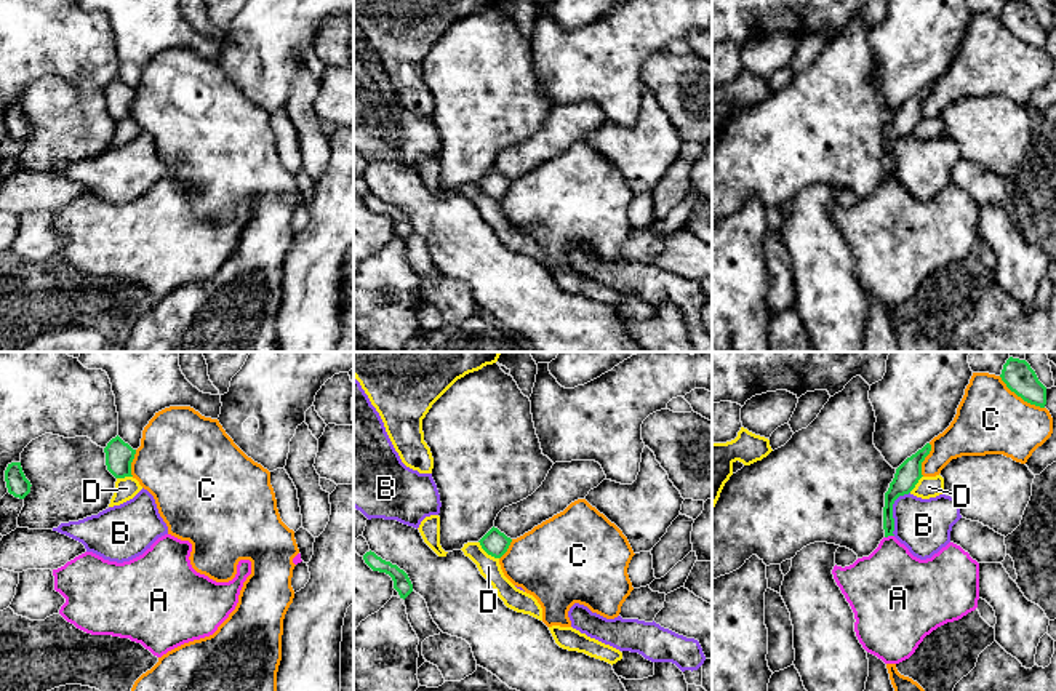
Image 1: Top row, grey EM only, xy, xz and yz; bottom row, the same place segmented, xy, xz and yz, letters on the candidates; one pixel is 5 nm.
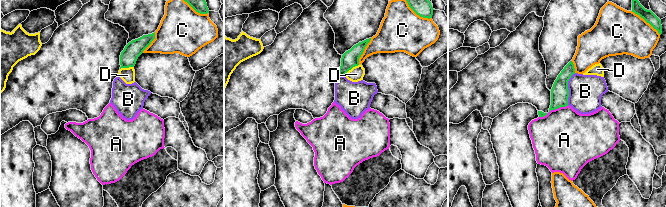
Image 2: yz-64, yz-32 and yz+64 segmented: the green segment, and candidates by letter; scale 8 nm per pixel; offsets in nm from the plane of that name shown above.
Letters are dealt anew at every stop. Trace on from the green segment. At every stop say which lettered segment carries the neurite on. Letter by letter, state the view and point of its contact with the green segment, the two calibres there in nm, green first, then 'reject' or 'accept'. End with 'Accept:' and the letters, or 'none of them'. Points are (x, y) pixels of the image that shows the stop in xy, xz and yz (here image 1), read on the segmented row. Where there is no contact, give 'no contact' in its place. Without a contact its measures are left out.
A: meets green in yz at (888, 535); 90 nm thick on the green side, 360 nm on the other; reject
B: meets green in yz at (892, 511); 120 nm thick on the green side, 280 nm on the other; reject
C: meets green in yz at (1021, 397); 160 nm thick on the green side, 360 nm on the other; reject
D: meets green in xz at (487, 552); 130 nm thick on the green side, 110 nm on the other; reject
Accept: none of them

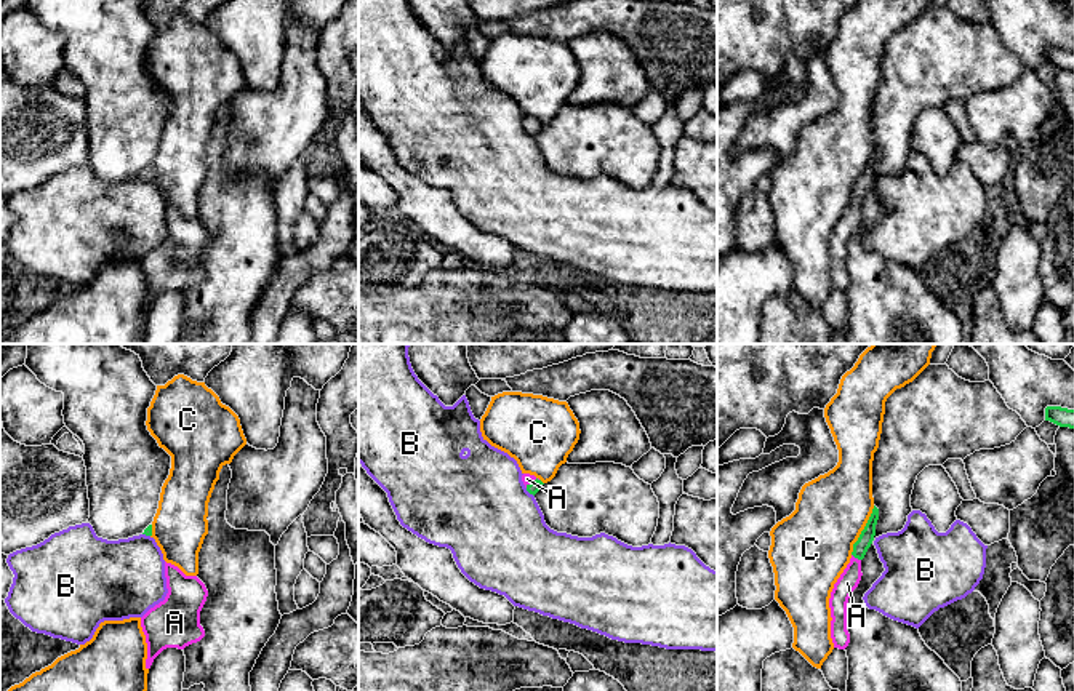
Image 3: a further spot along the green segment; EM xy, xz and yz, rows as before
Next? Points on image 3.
A: meets green in yz at (857, 557); 80 nm thick on the green side, 100 nm on the other; accept
B: meets green in xz at (530, 493); 60 nm thick on the green side, 500 nm on the other; reject
C: meets green in yz at (863, 530); 80 nm thick on the green side, 380 nm on the other; reject
Accept: A

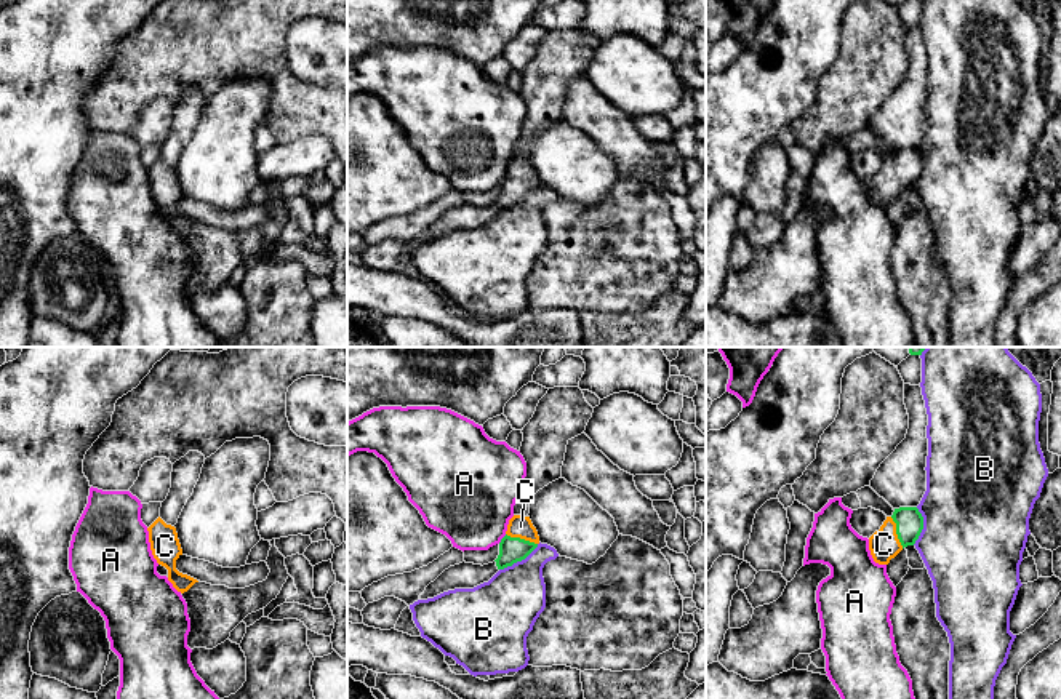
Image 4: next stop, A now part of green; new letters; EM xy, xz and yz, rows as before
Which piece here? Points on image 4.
A: meets green in xz at (501, 539); 130 nm thick on the green side, 420 nm on the other; reject
B: meets green in xz at (519, 560); 130 nm thick on the green side, 320 nm on the other; reject
C: meets green in xz at (522, 539); 130 nm thick on the green side, 110 nm on the other; accept
Accept: C

